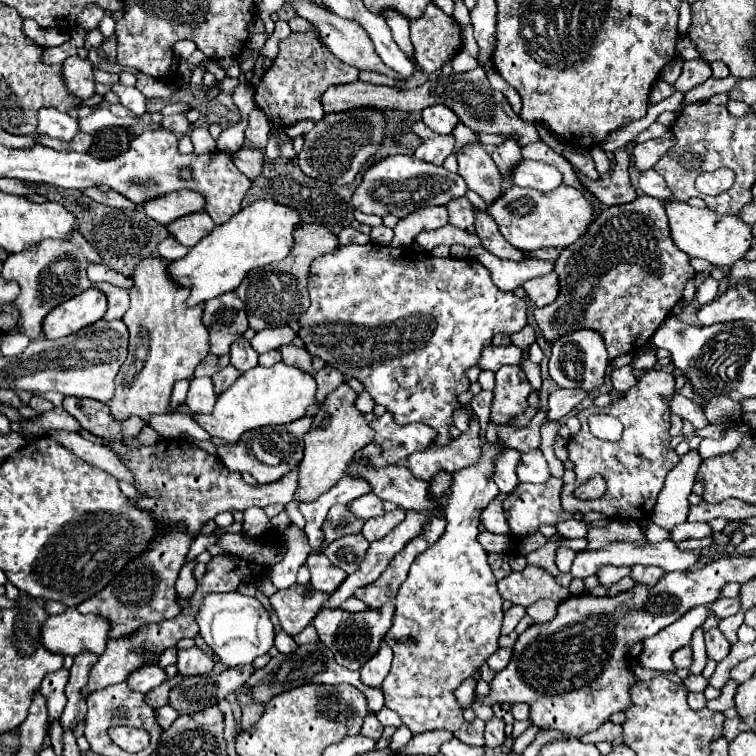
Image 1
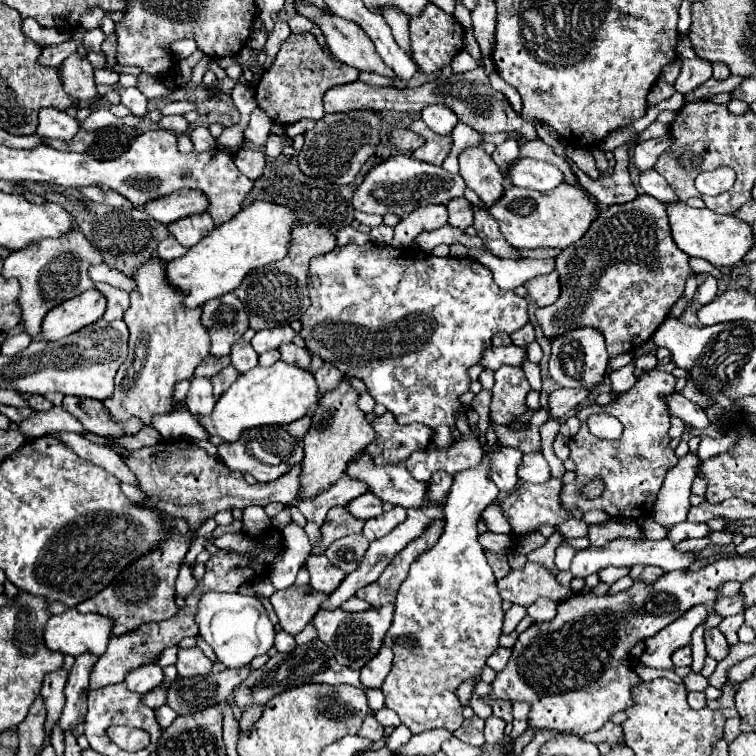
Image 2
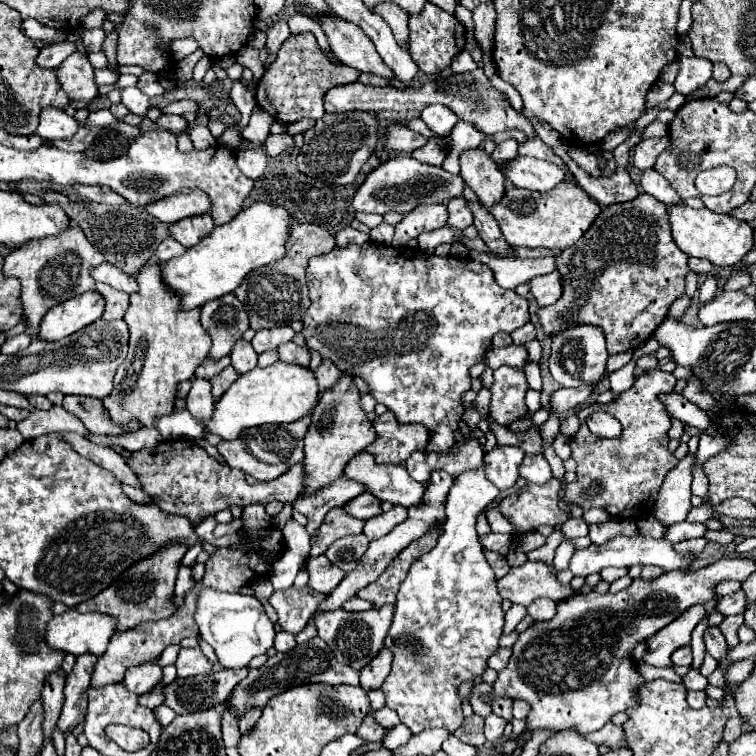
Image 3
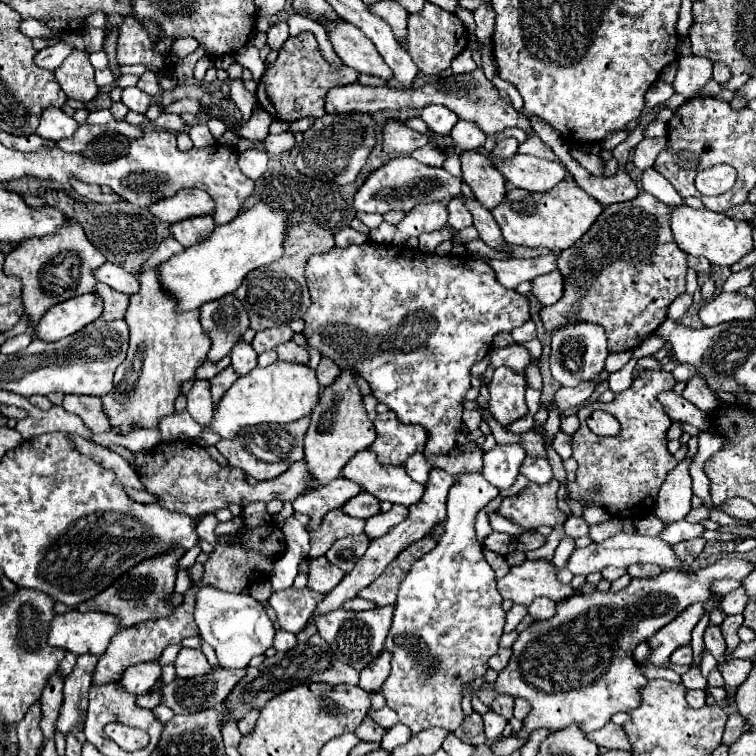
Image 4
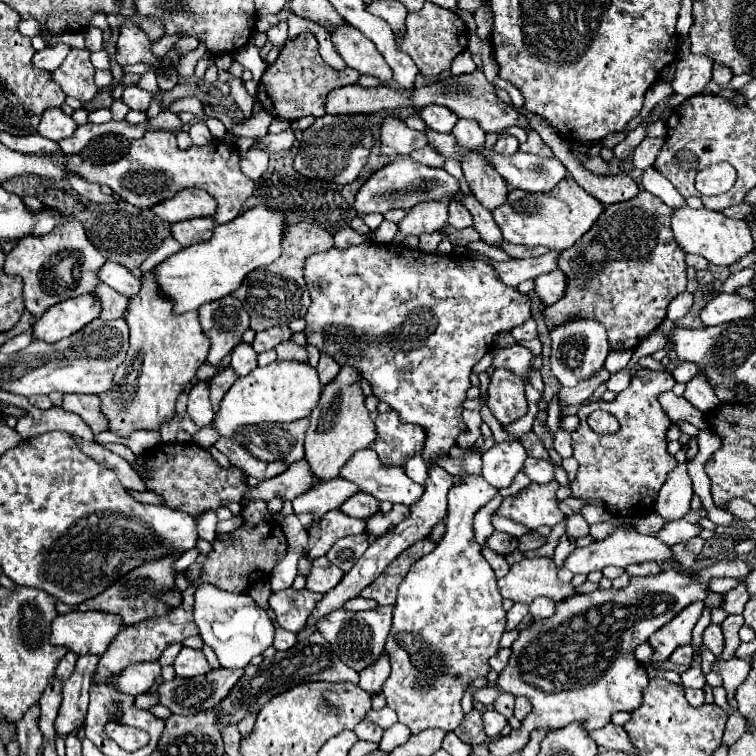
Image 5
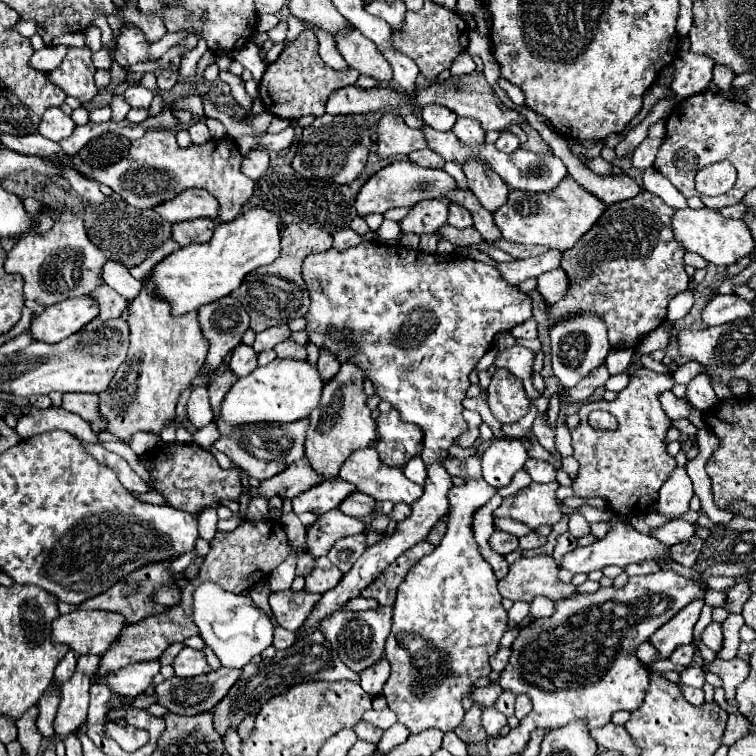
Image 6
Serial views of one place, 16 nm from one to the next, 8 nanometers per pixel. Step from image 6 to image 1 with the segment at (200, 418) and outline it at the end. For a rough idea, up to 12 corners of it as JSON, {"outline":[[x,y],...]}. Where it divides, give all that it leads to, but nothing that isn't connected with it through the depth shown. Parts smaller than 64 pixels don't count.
{"outline":[[192,378],[186,404],[210,414],[216,404],[212,380]]}

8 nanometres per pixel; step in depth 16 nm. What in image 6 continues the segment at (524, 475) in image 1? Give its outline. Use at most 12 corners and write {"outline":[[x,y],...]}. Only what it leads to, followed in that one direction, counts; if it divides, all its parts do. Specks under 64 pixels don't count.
{"outline":[[530,458],[524,466],[534,482],[554,482],[556,468]]}

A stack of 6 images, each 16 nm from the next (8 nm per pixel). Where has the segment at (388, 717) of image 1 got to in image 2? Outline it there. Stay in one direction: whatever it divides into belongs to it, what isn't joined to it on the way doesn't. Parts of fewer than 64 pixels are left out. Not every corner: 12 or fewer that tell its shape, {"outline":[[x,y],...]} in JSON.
{"outline":[[390,708],[372,712],[372,716],[384,726],[398,726],[400,718]]}

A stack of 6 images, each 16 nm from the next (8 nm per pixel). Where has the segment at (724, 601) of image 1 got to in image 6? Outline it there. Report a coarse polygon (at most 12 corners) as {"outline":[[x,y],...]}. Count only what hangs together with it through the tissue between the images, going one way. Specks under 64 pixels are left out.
{"outline":[[738,582],[728,590],[726,610],[740,614],[750,598],[750,584]]}

